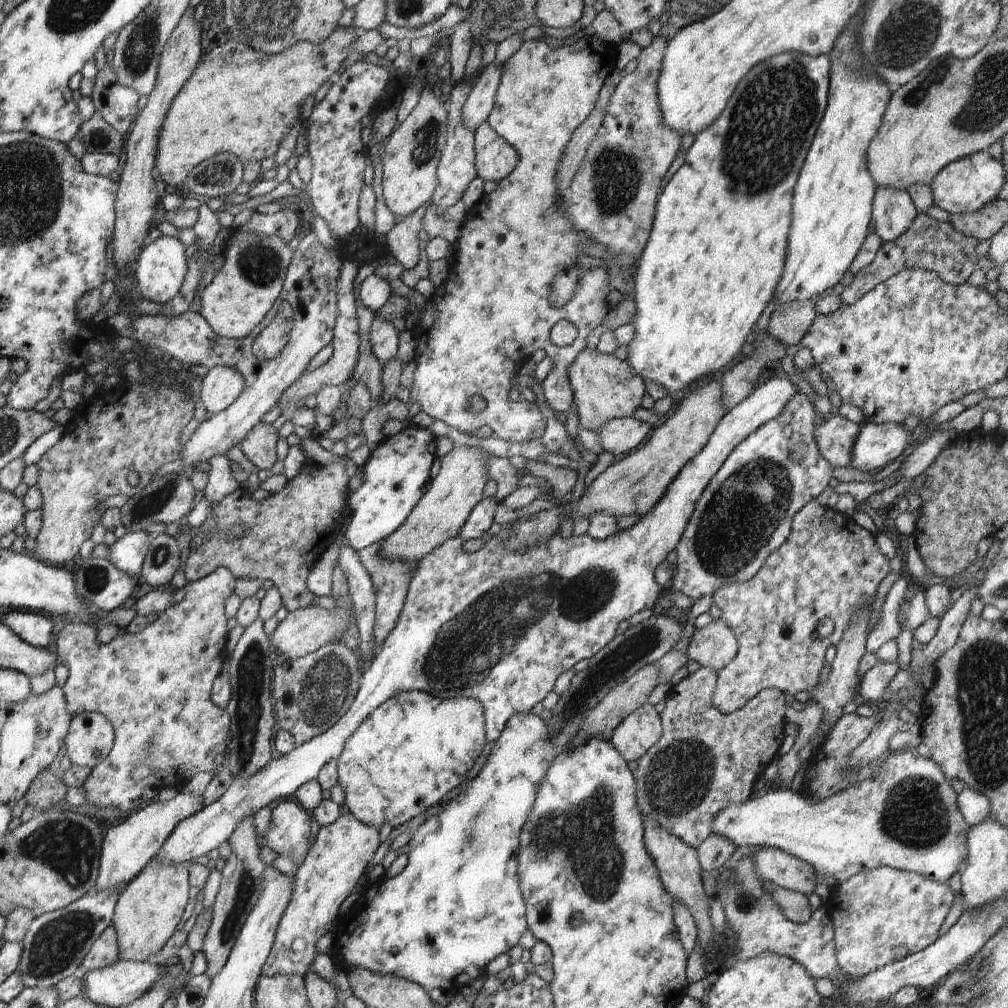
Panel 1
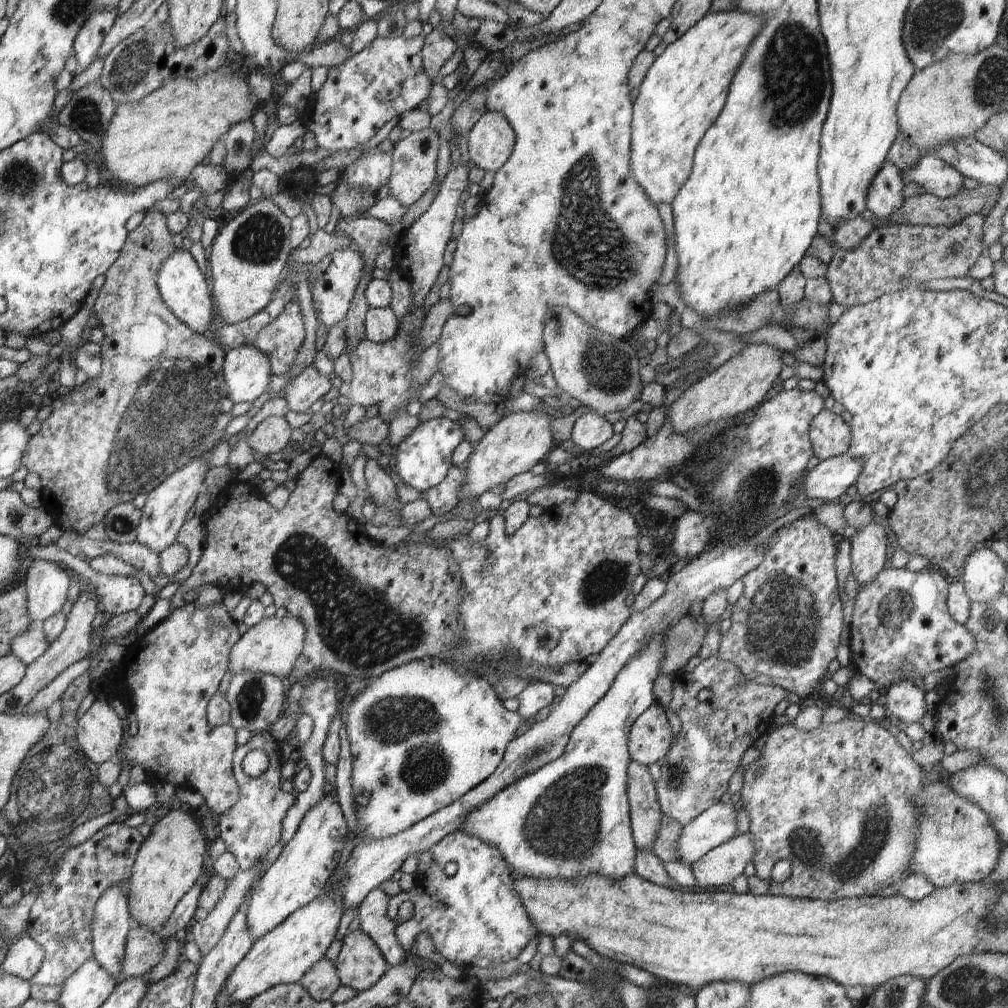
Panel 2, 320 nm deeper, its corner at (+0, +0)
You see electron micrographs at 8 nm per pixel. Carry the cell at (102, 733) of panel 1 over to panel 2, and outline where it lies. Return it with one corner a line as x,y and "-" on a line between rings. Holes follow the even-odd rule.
107,699
95,700
82,718
76,722
77,743
96,766
119,753
126,724
109,706

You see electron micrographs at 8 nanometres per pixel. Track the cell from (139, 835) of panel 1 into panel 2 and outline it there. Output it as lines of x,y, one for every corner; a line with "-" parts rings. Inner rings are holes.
108,886
102,896
98,898
92,920
92,957
112,978
120,982
122,977
122,958
124,958
124,944
128,932
135,927
134,920
129,914
129,894
120,886

